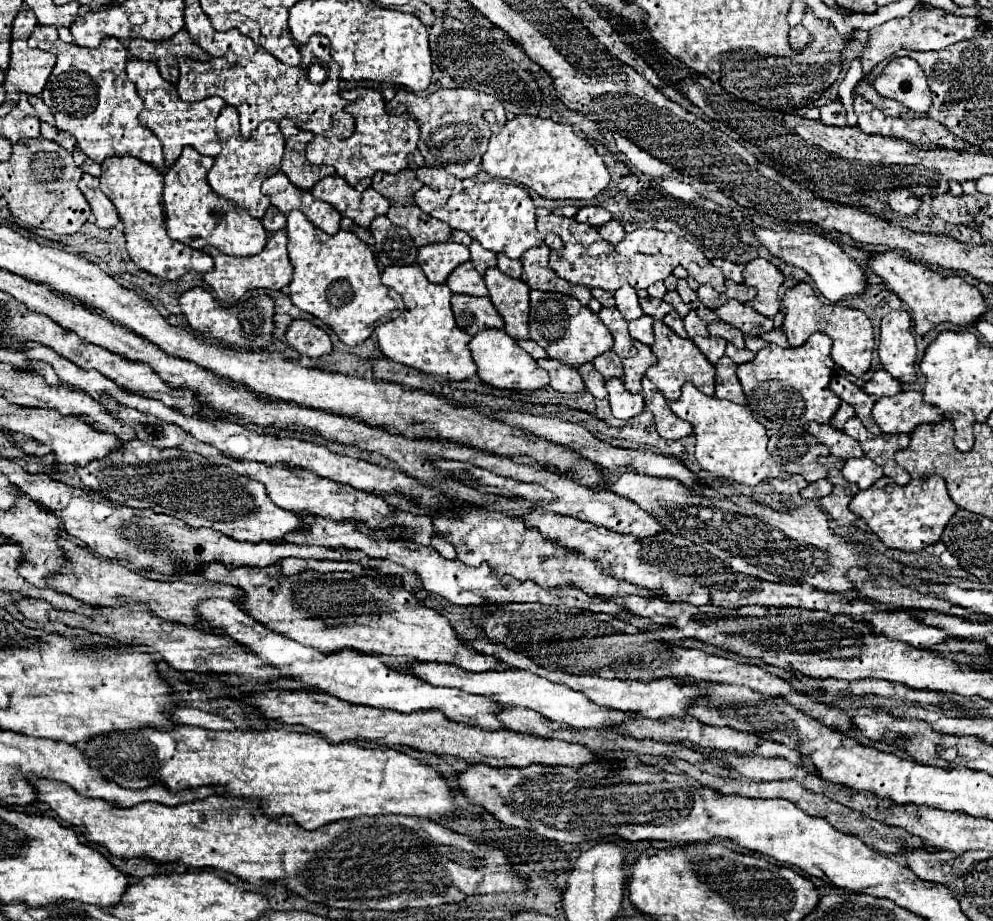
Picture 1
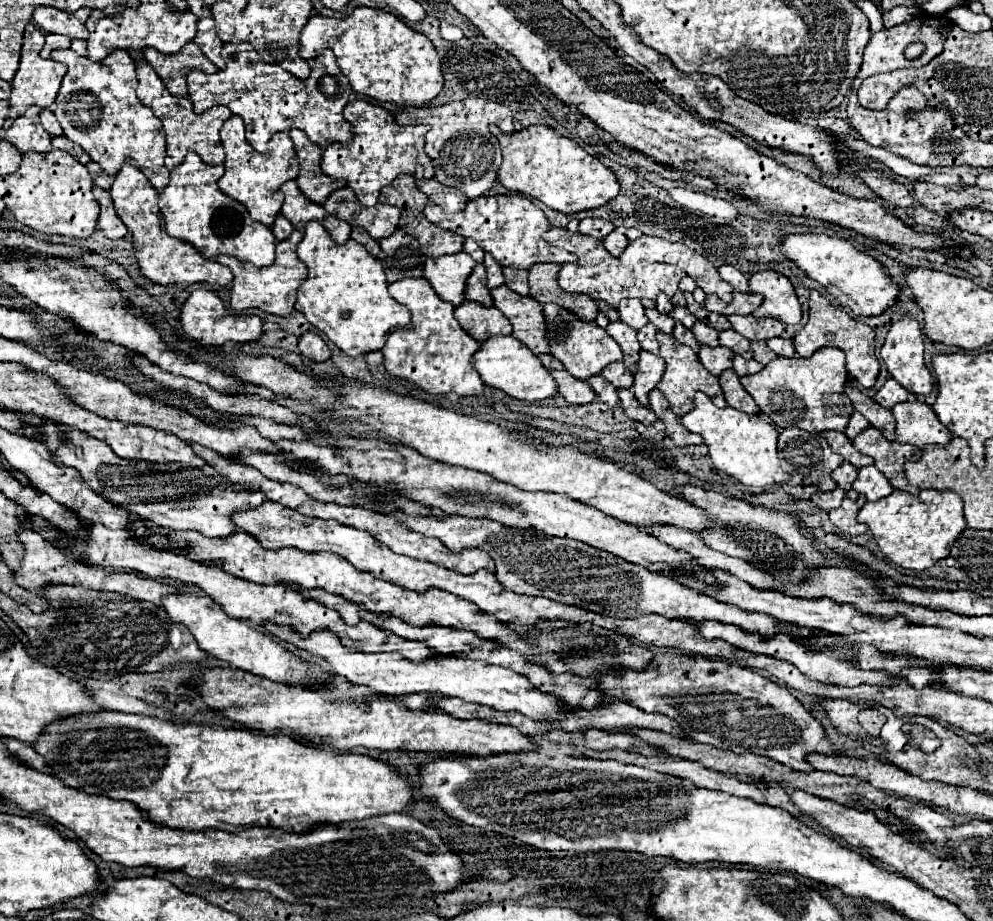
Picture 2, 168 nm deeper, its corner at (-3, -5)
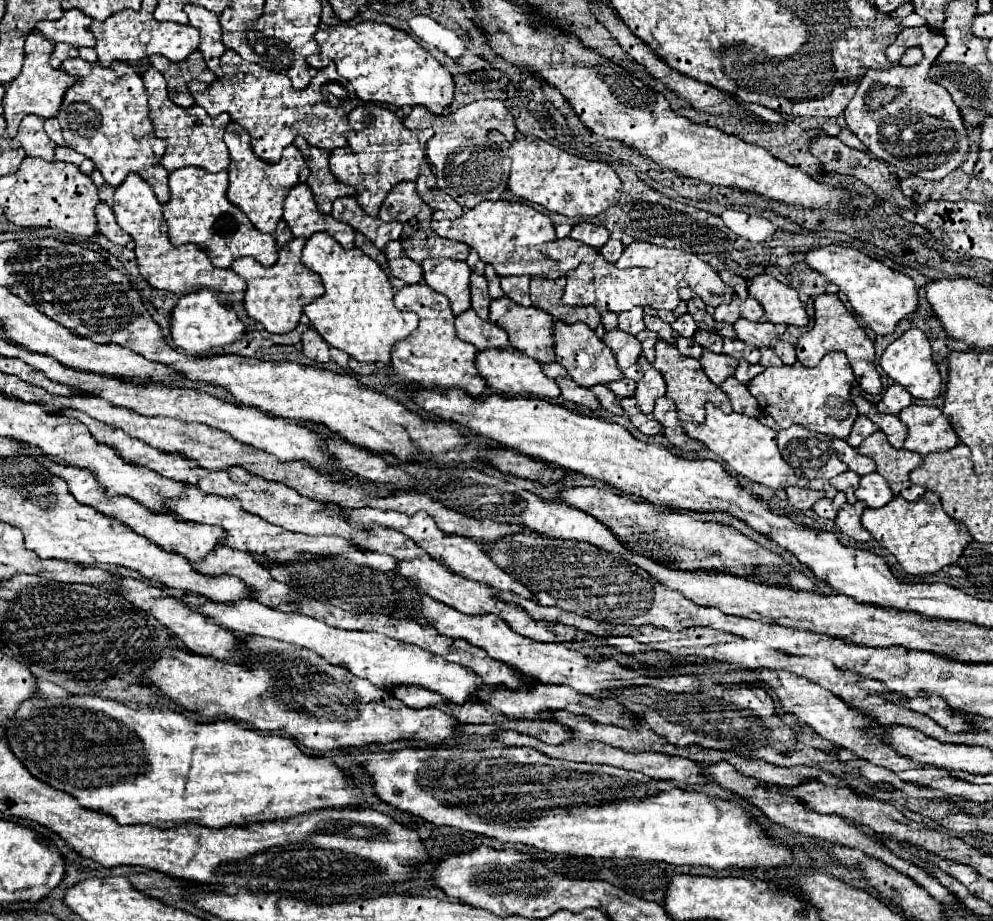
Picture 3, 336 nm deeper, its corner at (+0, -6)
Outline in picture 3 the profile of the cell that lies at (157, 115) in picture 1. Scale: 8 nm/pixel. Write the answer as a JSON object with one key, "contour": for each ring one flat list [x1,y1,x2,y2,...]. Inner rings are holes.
{"contour":[[149,68,143,74,143,82,145,82,147,94,149,94,149,108,151,108,151,120,155,126,155,134,167,142,167,150,161,158,161,164,165,166,165,170,169,174,183,166,197,166,207,172,227,170,231,164,231,158,229,158,227,146,223,142,225,124,219,126,219,120,207,116,205,110,199,106,191,106,191,108,175,106,167,96,165,78,155,68]]}

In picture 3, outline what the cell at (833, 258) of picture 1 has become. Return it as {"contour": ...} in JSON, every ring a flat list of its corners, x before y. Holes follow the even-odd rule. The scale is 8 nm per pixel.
{"contour":[[843,246,813,248,807,252,807,264,819,274,823,274,827,280,837,284,847,294,853,310,875,334,881,336,893,334,897,324,909,314,913,314,919,306,915,282,907,274,891,270,883,262,873,260,855,248,843,248]]}

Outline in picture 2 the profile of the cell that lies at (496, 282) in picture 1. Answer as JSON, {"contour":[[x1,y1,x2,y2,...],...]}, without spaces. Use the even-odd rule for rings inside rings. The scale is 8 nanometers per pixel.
{"contour":[[500,285,490,291,494,307,498,307,512,323,512,335,522,341,532,353,550,353,546,345,546,325,542,317,542,305,530,295,522,297,508,285]]}

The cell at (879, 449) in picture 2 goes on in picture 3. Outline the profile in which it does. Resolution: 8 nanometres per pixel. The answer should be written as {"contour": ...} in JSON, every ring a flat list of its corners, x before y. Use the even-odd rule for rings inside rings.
{"contour":[[881,430,865,438,857,450,859,454,875,460,877,472,889,482,895,496,913,502,923,498,927,492,923,486,913,486,909,482,909,472,921,464,921,456,909,450,893,448]]}

